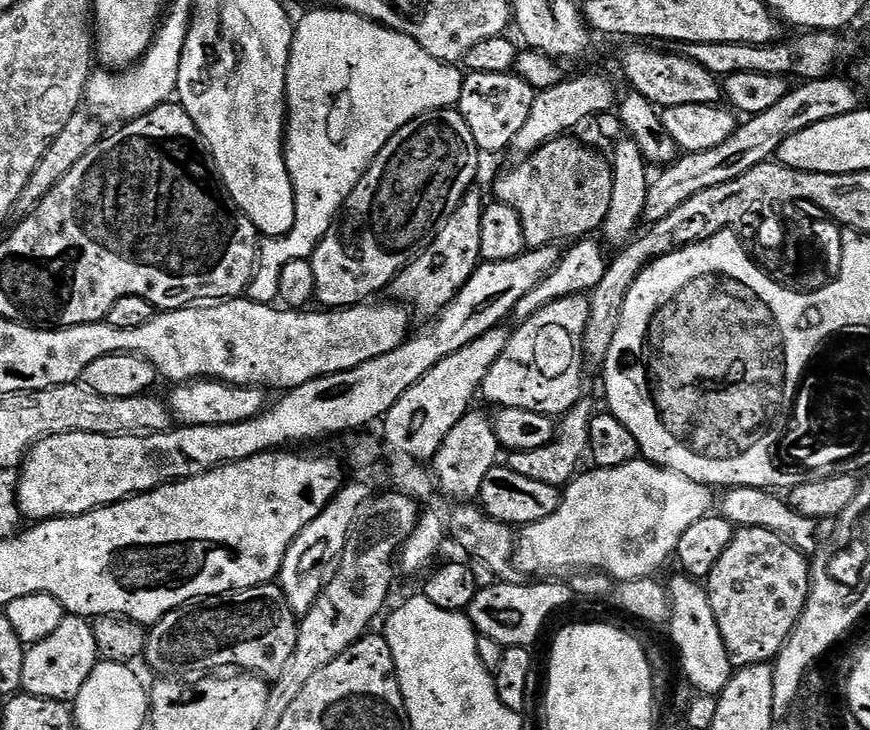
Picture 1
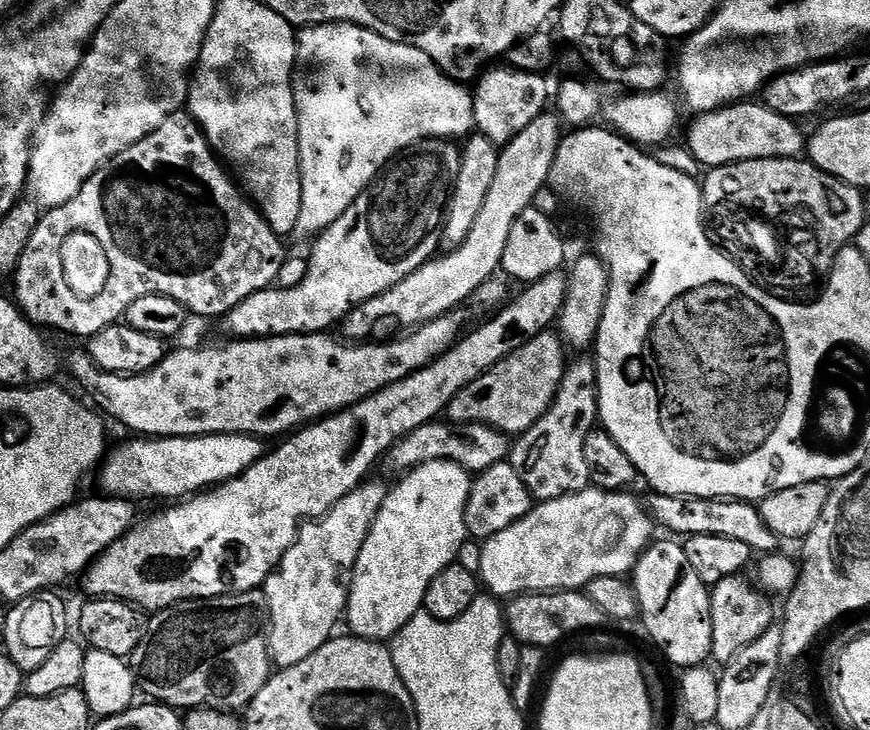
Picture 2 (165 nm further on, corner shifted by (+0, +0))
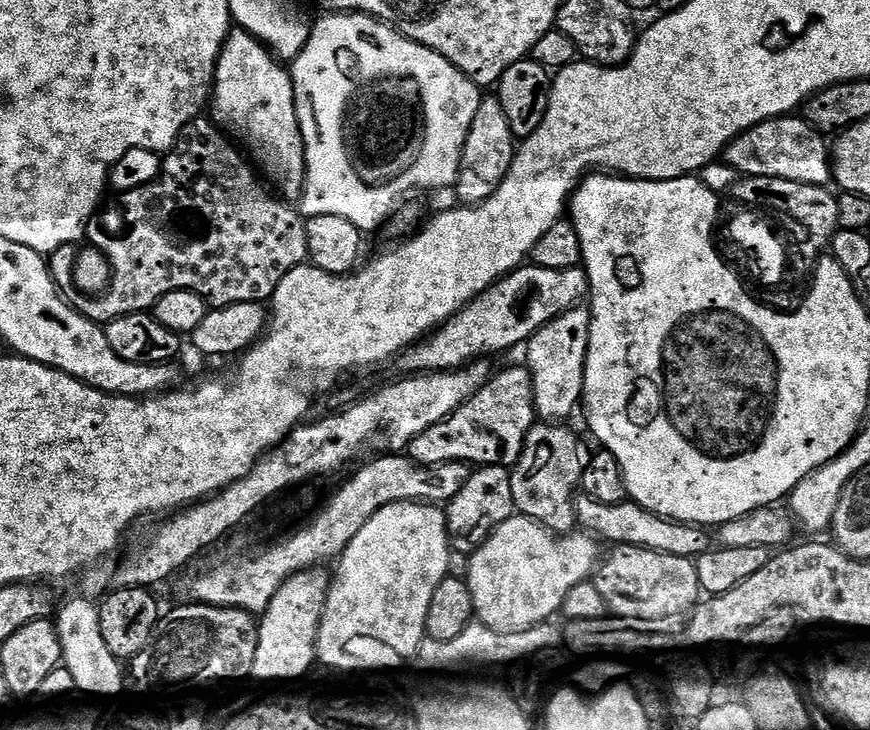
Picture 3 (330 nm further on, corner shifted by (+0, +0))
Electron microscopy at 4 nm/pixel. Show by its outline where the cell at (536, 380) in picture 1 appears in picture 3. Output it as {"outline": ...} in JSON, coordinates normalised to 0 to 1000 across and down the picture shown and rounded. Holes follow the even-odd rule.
{"outline":[[[606,503],[579,504],[576,510],[574,505],[545,545],[526,556],[511,575],[494,584],[494,589],[480,595],[467,622],[491,641],[523,630],[539,638],[587,638],[595,633],[607,592],[617,575],[611,514]]]}

